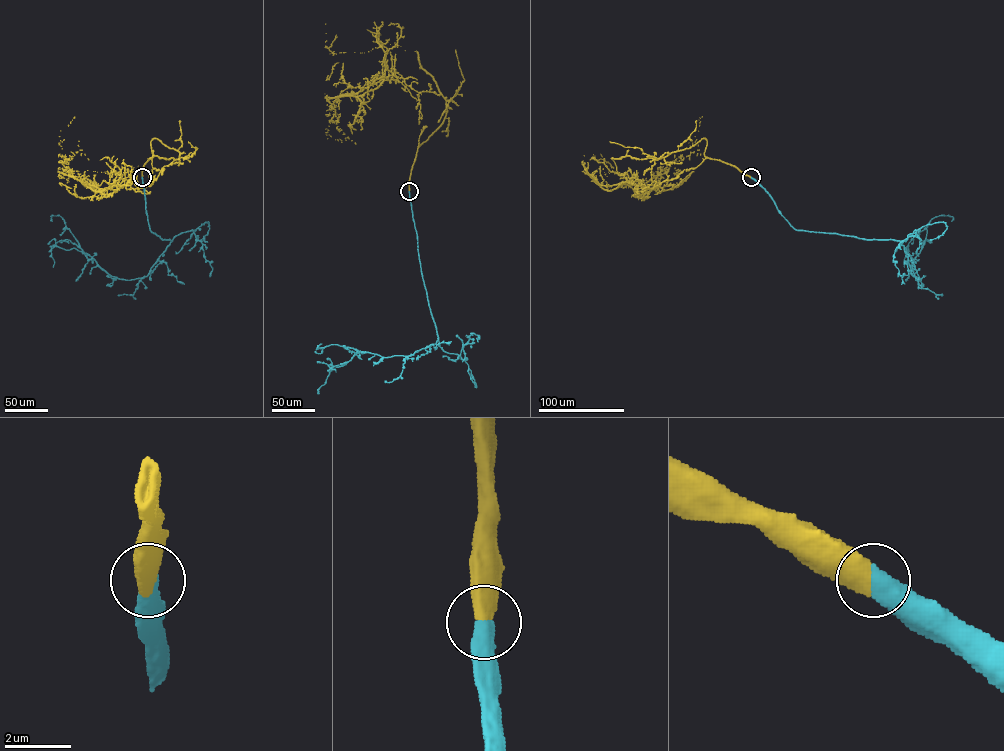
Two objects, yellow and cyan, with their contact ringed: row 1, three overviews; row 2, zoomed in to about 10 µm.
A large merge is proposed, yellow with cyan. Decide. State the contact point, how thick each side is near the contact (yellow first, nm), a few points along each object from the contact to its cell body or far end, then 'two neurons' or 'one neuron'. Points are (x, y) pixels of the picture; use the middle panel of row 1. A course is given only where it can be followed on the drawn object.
(409, 191) | 650/600 nm | yellow via (409, 191), (445, 99), (417, 100), (392, 75), (368, 86), (387, 40), (332, 53), (325, 24) | cyan via (409, 191), (421, 275), (437, 340), (408, 356), (385, 357), (358, 351), (345, 364), (334, 366), (319, 391) | one neuron

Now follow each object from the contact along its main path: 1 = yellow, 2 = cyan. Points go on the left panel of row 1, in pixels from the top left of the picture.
1: (142, 177), (154, 138), (180, 152), (151, 185), (107, 194), (120, 175), (72, 171), (58, 155)
2: (142, 177), (149, 228), (170, 241), (145, 276), (111, 276), (87, 258), (60, 216), (52, 215), (52, 221)

